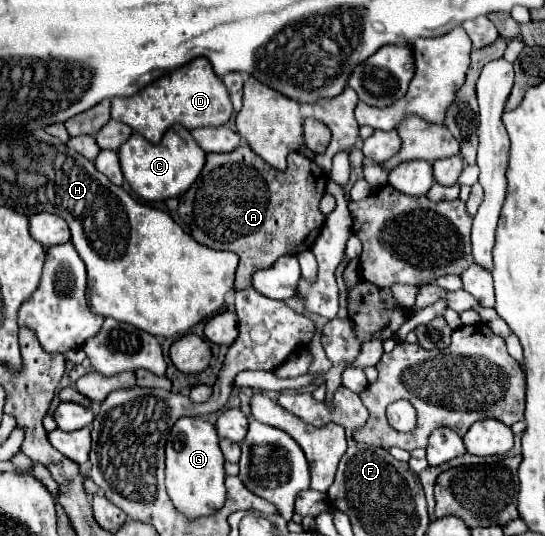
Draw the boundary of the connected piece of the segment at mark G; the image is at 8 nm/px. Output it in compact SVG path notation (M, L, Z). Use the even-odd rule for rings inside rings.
M183 416L175 422L165 446L165 486L175 508L187 518L213 514L225 502L225 458L219 448L215 426L201 418Z

